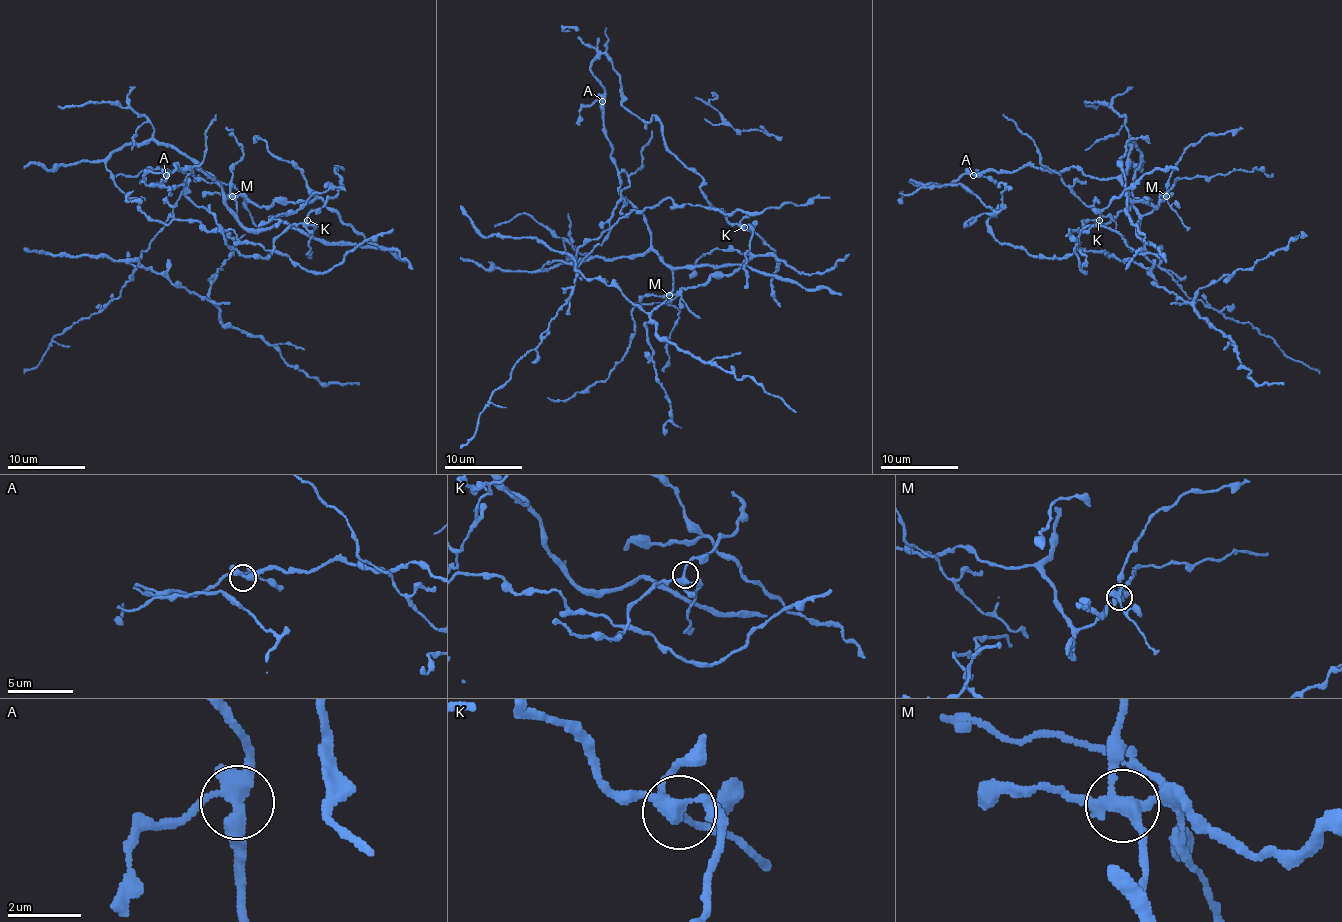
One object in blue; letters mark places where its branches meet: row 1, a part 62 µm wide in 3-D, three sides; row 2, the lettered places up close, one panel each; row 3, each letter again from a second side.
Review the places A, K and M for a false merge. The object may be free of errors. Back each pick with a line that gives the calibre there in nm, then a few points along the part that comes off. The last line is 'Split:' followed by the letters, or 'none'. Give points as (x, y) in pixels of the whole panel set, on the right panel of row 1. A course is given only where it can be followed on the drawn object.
M: calibre 320 nm; course (1167, 197), (1157, 206), (1128, 199), (1128, 218), (1145, 241), (1126, 268)
Split: M

